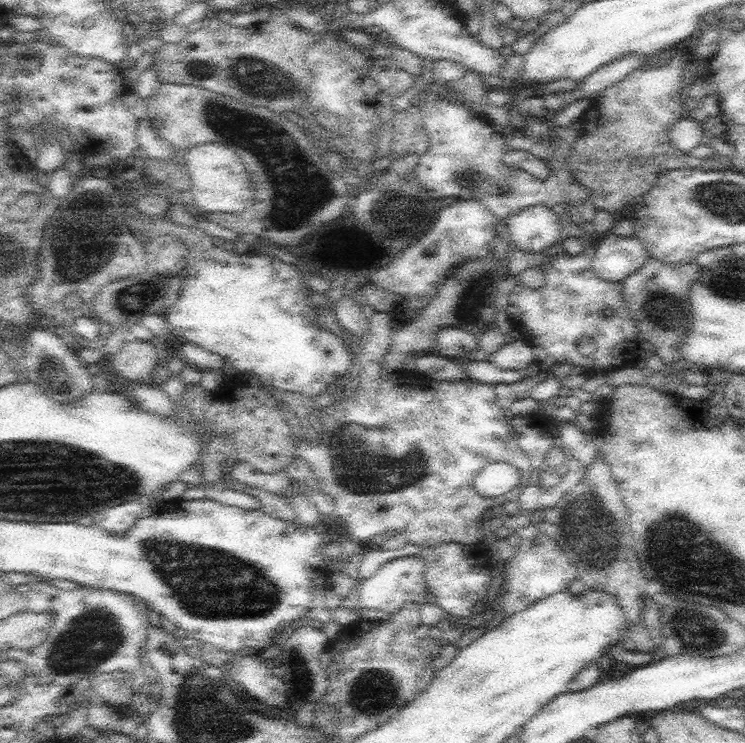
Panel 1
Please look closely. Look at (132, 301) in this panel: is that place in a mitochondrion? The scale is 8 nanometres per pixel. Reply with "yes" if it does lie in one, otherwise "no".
yes

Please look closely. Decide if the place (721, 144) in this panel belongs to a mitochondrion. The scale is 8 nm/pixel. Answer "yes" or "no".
no

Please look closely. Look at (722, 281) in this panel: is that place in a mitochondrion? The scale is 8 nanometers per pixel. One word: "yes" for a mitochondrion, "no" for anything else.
yes

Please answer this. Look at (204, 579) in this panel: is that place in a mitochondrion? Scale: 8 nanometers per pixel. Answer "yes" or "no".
yes

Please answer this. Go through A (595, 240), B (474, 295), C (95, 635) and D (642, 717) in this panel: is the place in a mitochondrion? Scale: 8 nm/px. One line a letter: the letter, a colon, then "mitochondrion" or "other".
A: other
B: mitochondrion
C: mitochondrion
D: other

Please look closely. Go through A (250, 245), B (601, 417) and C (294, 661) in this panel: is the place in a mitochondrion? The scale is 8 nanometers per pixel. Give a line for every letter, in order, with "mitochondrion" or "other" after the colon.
A: other
B: other
C: other

